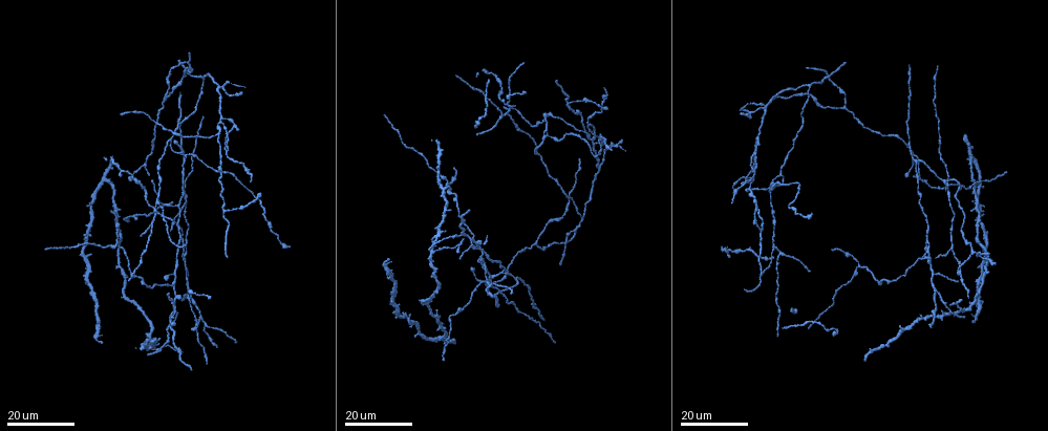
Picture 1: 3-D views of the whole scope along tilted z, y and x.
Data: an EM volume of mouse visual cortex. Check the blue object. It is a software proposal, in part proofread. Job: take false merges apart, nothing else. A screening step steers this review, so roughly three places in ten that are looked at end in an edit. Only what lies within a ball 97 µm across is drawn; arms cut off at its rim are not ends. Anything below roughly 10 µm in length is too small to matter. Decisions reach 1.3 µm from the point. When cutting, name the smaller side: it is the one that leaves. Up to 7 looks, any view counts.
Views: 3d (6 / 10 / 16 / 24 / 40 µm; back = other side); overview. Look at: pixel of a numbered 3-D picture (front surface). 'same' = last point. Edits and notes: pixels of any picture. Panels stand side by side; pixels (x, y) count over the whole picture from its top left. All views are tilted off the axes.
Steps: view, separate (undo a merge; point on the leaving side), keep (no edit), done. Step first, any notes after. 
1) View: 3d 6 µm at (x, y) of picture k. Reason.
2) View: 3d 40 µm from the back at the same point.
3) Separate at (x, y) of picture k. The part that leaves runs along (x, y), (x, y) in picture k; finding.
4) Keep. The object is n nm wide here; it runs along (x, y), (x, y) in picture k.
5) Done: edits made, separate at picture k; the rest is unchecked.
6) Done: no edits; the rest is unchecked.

View: 3d 24 µm at (544, 135) of picture 1. Four arms meet.

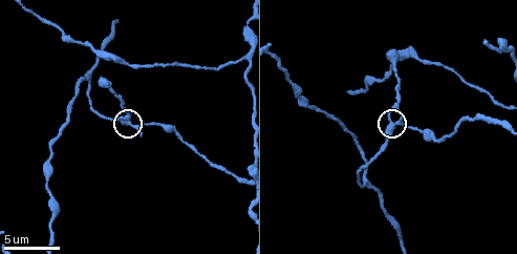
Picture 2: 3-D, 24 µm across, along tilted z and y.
View: 3d 6 µm at (391, 123) of picture 2.

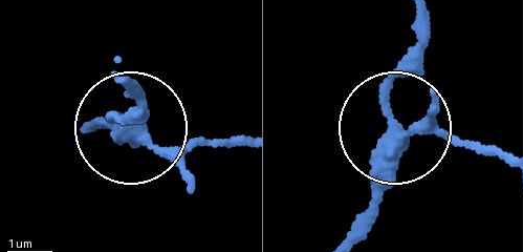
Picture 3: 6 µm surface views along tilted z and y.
Keep. It runs along (348, 243), (391, 143), (385, 100), (414, 21) in picture 3; continuous, no second cell.

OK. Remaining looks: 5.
View: 3d 24 µm at (162, 217) of picture 1. Four arms meet.

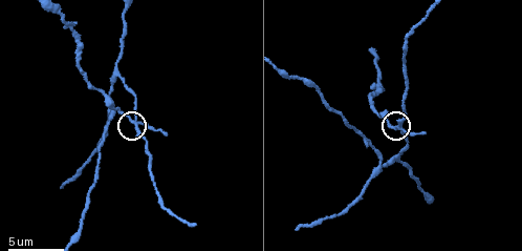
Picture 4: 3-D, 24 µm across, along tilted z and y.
View: 3d 6 µm at (133, 122) of picture 4.

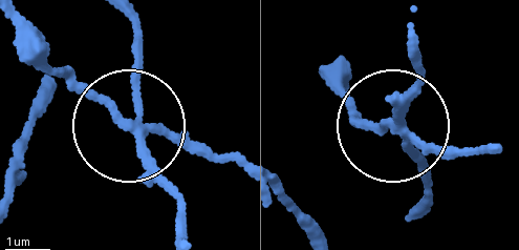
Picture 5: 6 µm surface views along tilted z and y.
Separate at (198, 144) of picture 5. The object is 170 nm wide here; the part that leaves runs along (137, 129), (16, 26) in picture 5; two cells meet here.

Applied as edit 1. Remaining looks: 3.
View: overview.

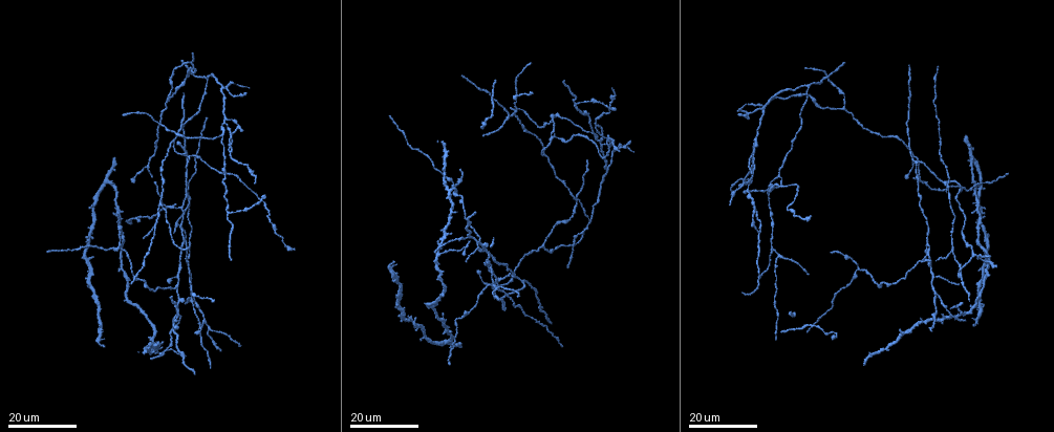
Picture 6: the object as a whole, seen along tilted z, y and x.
View: 3d 24 µm at (222, 135) of picture 6. Branch point.

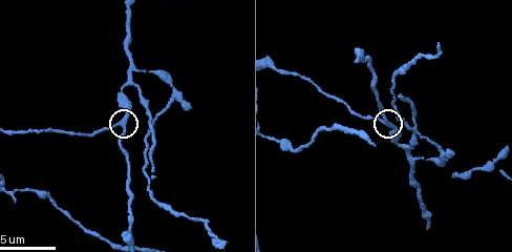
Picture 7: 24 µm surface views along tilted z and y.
View: 3d 6 µm at (121, 123) of picture 7.

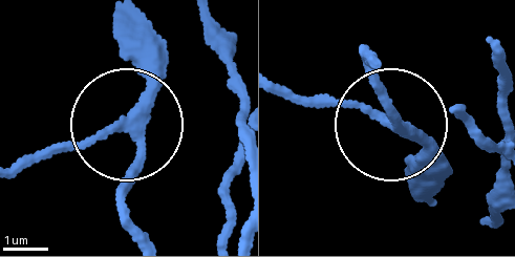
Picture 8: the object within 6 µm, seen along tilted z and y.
Keep. The side arm is 38 µm long; 3 arms meet here; one cell here.

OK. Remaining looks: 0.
Done: edits made, separate at picture 5; the rest is unchecked.

